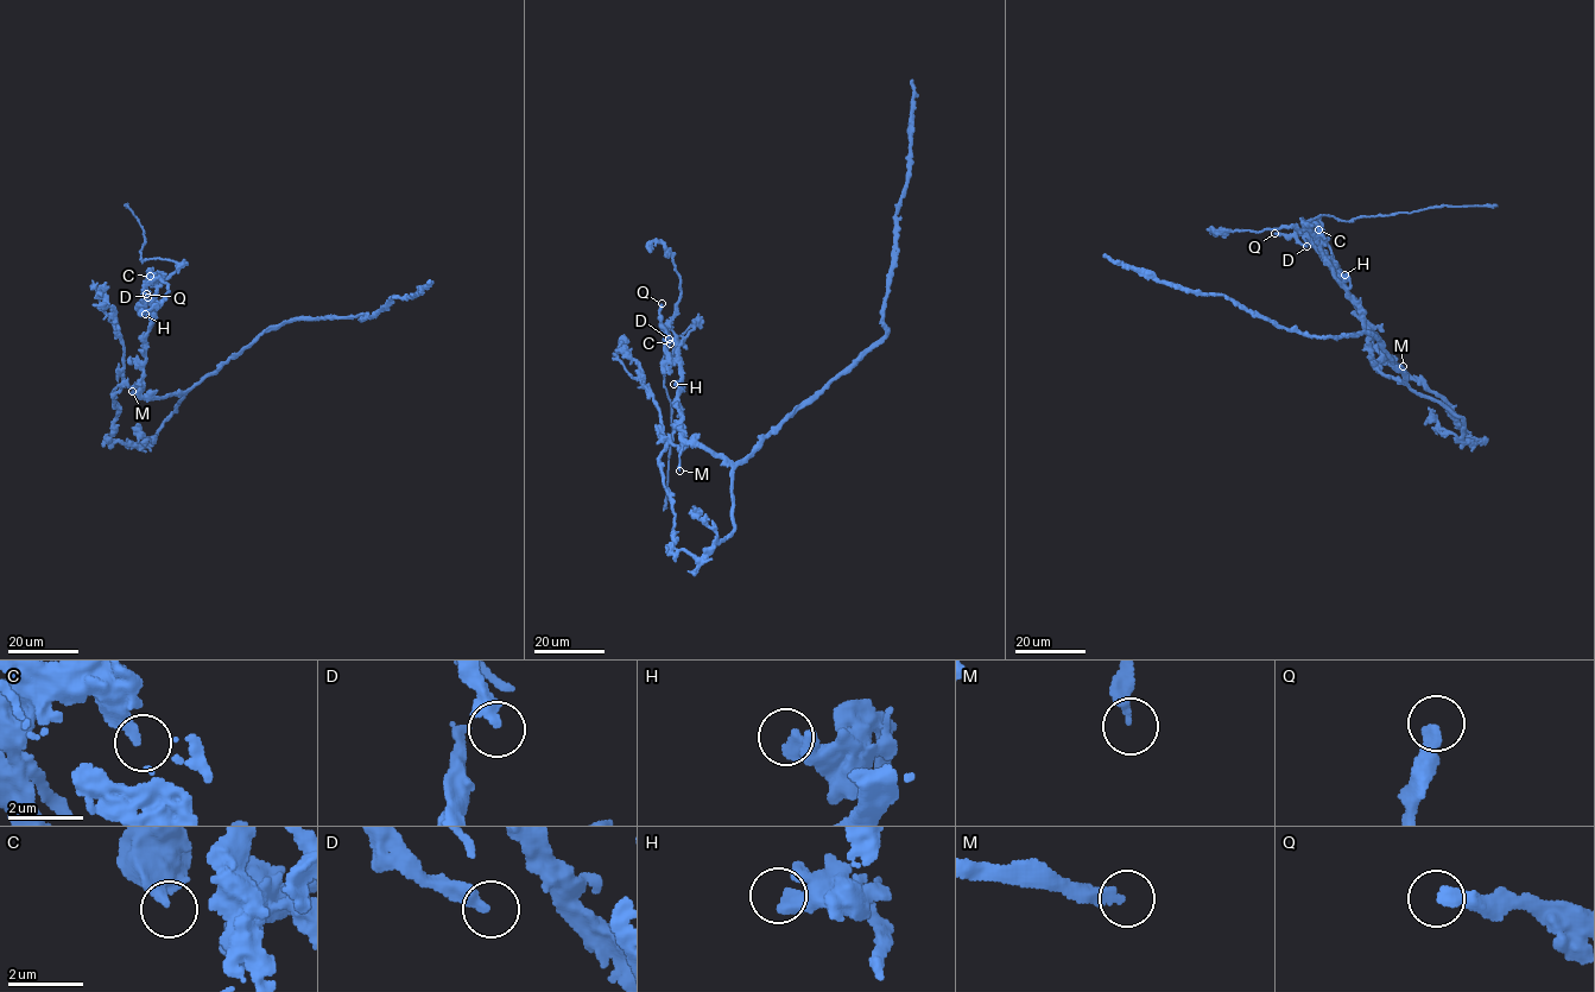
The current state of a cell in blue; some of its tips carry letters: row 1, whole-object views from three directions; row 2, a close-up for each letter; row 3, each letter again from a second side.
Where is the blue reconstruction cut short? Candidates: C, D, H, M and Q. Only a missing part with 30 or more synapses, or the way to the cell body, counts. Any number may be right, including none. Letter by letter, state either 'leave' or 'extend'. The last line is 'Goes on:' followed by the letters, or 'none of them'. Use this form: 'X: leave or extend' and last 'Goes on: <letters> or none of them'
C: leave
D: leave
H: leave
M: leave
Q: extend
Goes on: Q

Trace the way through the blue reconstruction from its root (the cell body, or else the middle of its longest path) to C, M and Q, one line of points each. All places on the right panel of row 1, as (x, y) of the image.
C: (1405, 376), (1402, 381), (1375, 366), (1362, 309), (1335, 277), (1306, 228), (1315, 226), (1318, 229)
M: (1405, 376), (1402, 381), (1377, 367), (1387, 364), (1403, 366)
Q: (1405, 376), (1402, 381), (1375, 366), (1362, 309), (1315, 245), (1298, 233), (1274, 233)

